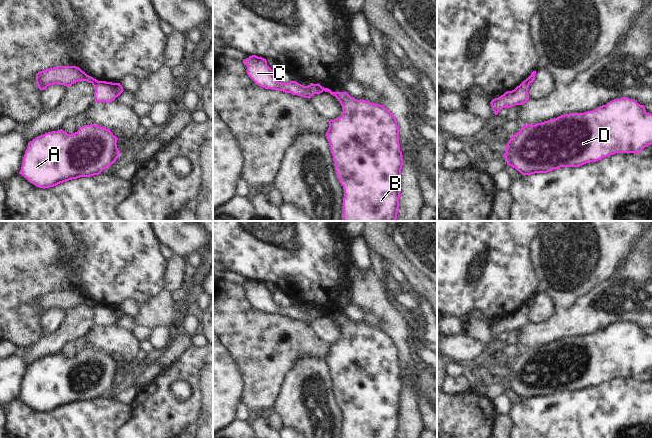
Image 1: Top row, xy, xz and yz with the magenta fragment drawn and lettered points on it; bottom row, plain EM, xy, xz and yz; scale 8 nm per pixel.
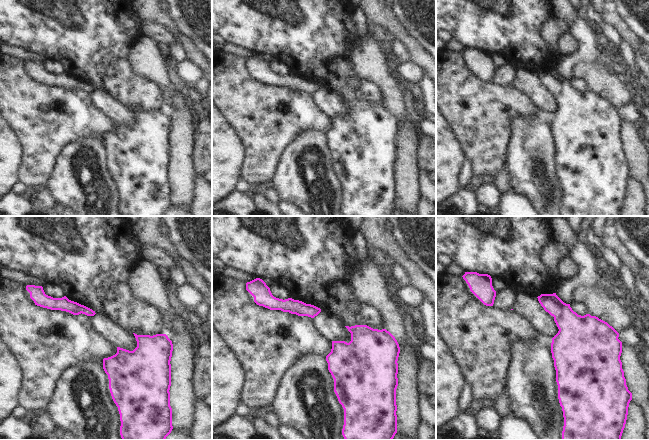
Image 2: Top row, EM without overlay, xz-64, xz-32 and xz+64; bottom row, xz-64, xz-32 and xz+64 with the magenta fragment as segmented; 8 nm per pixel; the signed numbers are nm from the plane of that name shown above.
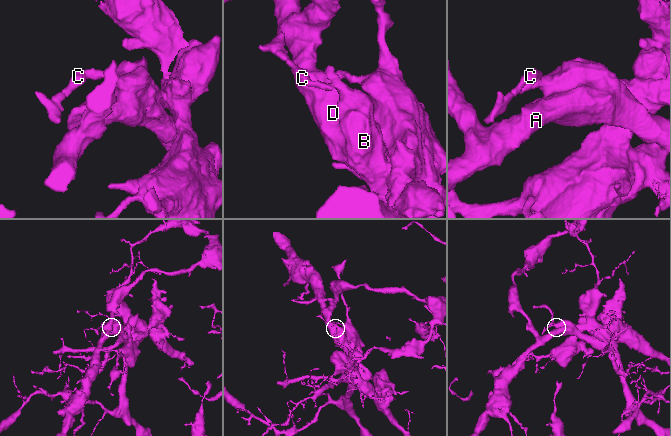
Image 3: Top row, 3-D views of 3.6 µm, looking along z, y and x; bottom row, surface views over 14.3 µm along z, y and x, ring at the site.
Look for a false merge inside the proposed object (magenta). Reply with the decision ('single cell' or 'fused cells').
fused cells

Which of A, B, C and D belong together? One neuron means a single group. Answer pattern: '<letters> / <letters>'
A B D / C

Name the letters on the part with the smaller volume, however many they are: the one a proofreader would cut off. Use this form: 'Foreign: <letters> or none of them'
Foreign: C

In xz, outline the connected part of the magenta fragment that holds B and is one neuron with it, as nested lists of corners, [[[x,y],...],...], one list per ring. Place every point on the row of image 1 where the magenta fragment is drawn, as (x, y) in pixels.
[[[318,85],[323,91],[335,96],[342,106],[342,115],[329,121],[325,136],[329,142],[335,171],[344,189],[344,221],[395,221],[399,211],[400,176],[403,165],[399,144],[399,126],[393,114],[383,105],[357,100],[347,92],[332,92]]]

